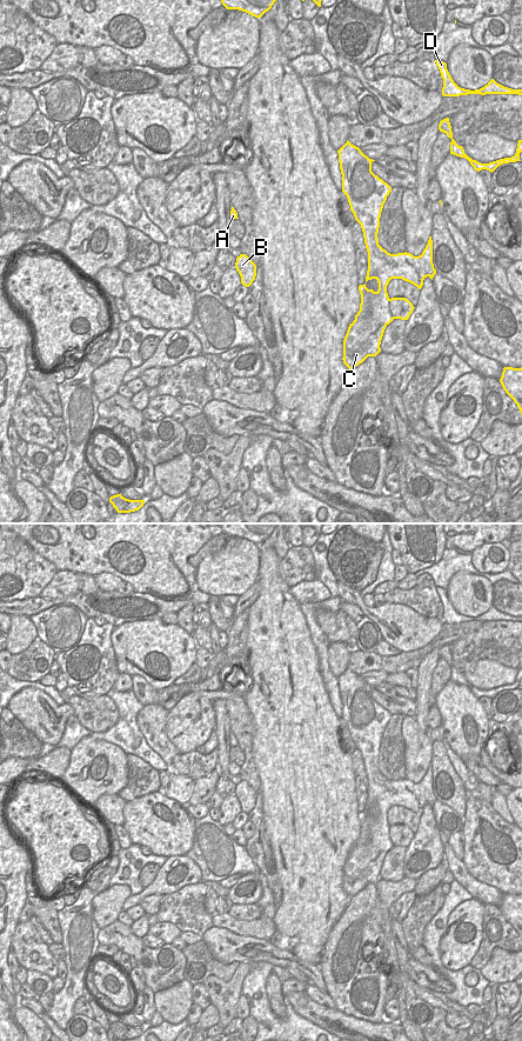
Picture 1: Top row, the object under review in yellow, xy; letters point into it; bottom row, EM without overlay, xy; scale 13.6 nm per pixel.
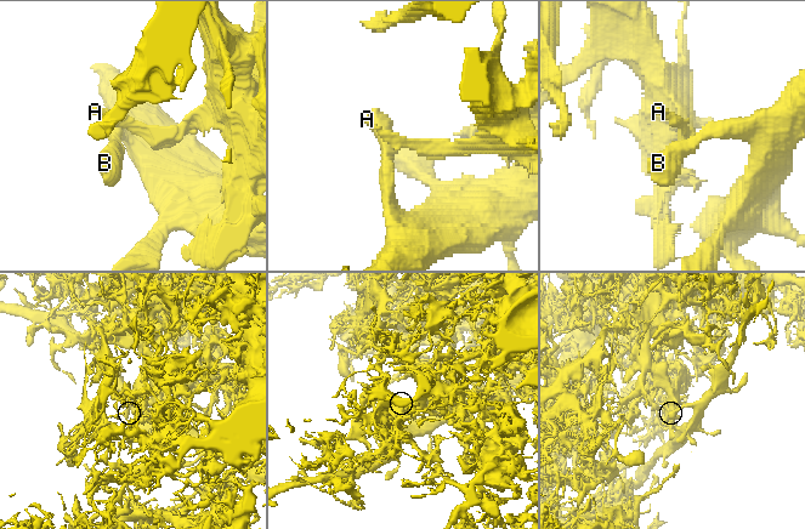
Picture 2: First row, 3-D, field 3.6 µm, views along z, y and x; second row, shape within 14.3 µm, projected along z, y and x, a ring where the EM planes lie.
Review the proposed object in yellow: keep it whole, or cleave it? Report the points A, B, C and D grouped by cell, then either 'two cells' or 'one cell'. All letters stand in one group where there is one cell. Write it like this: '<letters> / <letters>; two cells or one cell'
A C D / B; two cells

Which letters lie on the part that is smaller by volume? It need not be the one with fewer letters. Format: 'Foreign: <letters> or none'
Foreign: B

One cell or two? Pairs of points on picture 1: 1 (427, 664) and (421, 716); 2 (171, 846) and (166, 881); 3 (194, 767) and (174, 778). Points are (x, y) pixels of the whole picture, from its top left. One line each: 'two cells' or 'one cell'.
1: one cell
2: two cells
3: two cells

